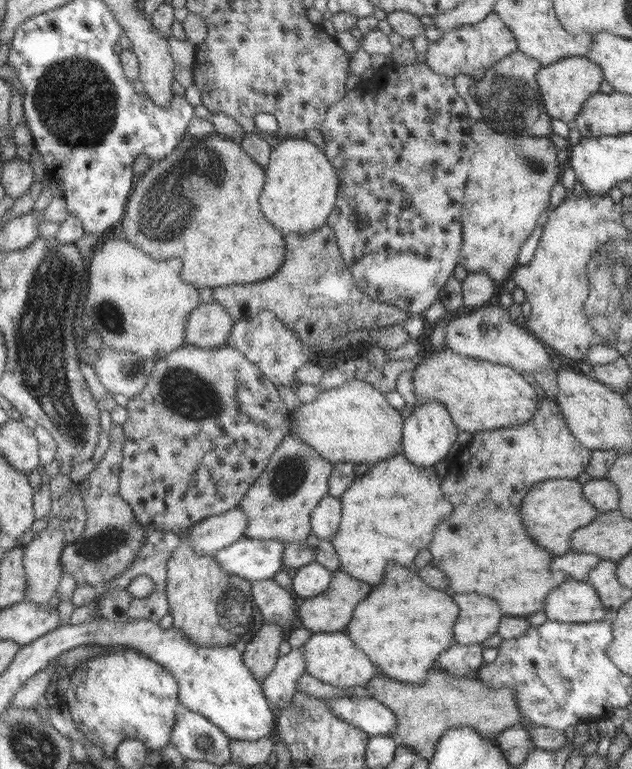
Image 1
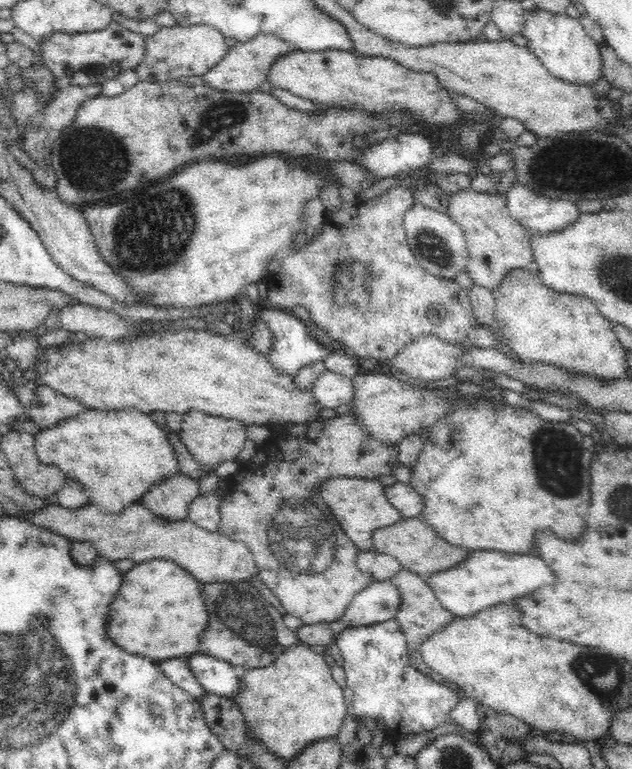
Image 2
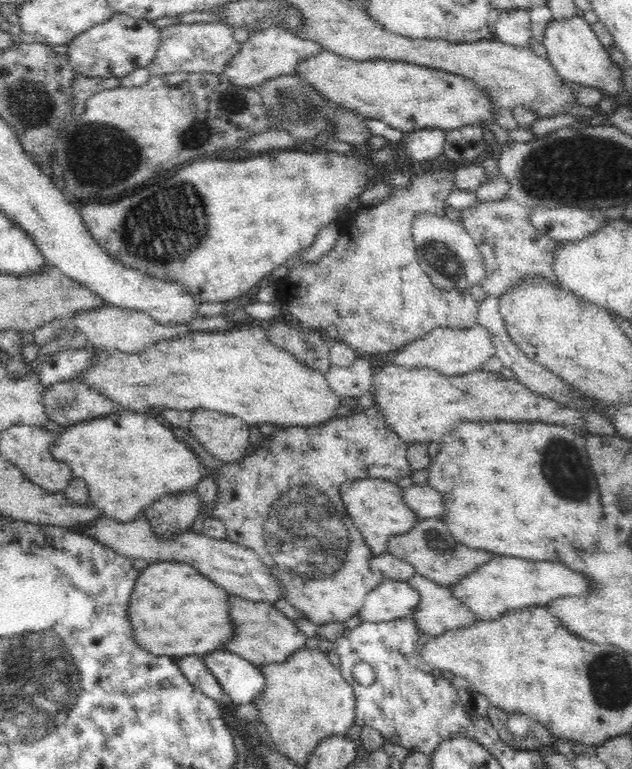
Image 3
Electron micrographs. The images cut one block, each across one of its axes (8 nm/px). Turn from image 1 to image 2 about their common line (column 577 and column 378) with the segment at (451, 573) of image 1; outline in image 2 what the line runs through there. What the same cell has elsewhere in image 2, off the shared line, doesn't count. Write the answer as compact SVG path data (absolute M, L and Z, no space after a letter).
M350 412L328 420L318 434L273 435L266 444L258 447L250 460L242 462L239 469L227 478L230 486L219 506L221 519L217 532L242 542L252 552L260 570L258 579L272 591L288 614L301 618L304 625L340 620L350 602L373 579L371 574L358 568L359 549L349 540L329 506L314 490L334 477L378 479L384 474L392 474L399 463L398 445L372 437Z

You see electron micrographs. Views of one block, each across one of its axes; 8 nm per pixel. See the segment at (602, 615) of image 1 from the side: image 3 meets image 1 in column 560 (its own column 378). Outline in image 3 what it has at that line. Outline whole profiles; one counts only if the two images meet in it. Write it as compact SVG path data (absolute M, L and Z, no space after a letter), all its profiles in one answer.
M383 580L364 600L361 622L388 622L410 617L420 603L420 595L404 581Z

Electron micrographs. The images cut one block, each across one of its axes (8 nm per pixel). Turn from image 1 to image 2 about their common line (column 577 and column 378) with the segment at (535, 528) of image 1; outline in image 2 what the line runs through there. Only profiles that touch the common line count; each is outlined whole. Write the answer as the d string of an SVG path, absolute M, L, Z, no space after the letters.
M334 477L314 491L324 499L339 526L360 552L375 551L375 531L396 525L404 518L386 497L385 486L378 479Z

